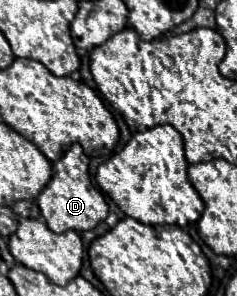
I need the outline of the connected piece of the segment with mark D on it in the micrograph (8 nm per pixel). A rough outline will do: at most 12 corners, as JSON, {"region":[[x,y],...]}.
{"region":[[79,143],[37,197],[53,233],[87,231],[109,213]]}

